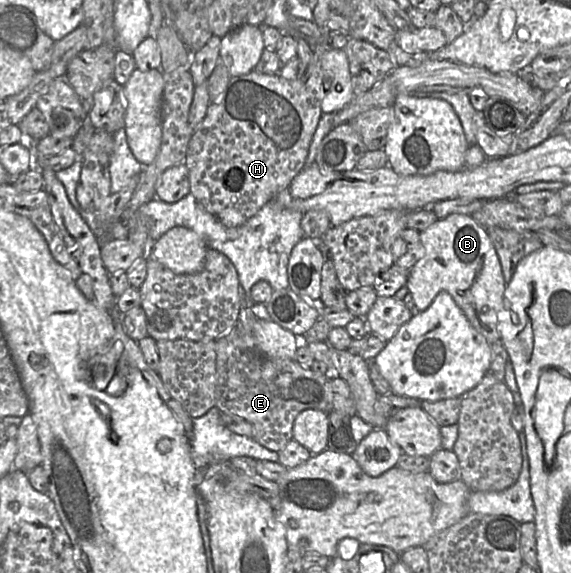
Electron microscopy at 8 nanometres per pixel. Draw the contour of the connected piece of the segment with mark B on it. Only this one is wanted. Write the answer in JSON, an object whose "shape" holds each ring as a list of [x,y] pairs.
{"shape":[[[453,213],[420,232],[424,256],[409,271],[407,287],[419,311],[426,310],[440,291],[447,291],[472,326],[492,344],[498,340],[498,315],[503,310],[506,283],[490,236],[472,216]]]}

